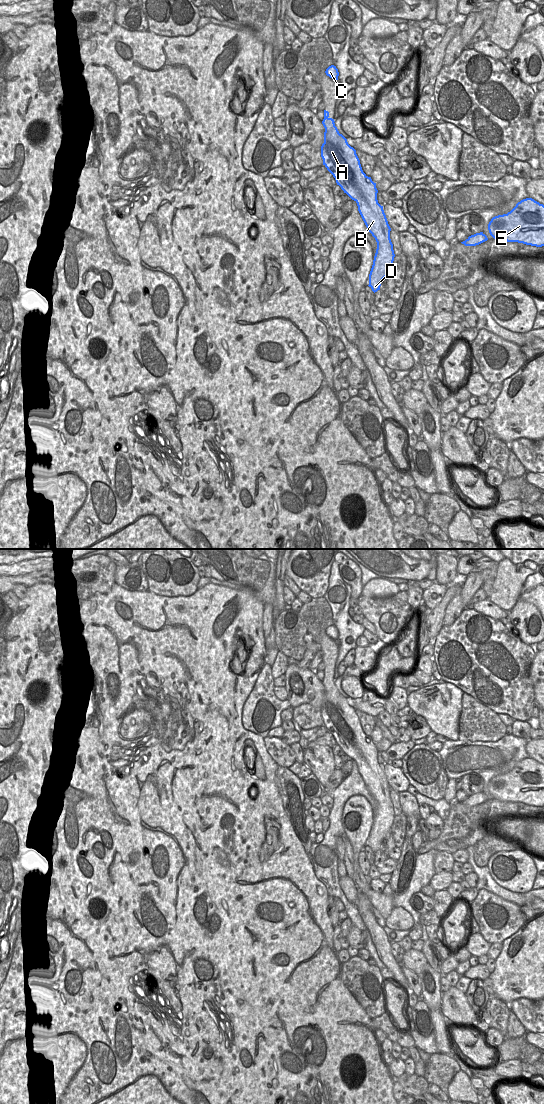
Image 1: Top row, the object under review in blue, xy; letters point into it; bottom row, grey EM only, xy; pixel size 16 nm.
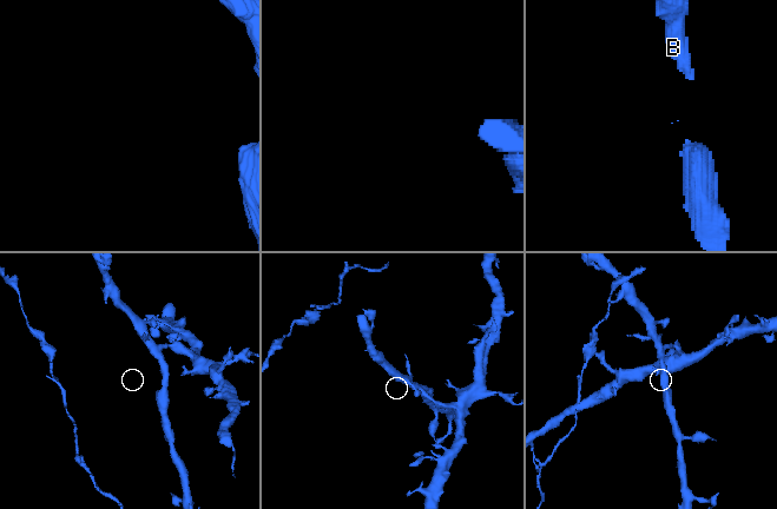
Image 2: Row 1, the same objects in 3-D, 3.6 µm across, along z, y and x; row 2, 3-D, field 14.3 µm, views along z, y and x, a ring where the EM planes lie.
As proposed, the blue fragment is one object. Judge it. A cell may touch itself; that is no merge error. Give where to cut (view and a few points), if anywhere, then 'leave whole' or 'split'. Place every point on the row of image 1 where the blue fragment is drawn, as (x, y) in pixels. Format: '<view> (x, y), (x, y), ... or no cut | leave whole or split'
no cut | leave whole

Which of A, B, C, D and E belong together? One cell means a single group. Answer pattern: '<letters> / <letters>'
A B C D E

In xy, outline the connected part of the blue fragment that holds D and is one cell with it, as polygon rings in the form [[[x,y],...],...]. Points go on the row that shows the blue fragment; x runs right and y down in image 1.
[[[324,110],[322,124],[325,128],[321,146],[323,165],[333,175],[337,185],[357,203],[358,211],[377,242],[373,265],[369,274],[369,287],[375,293],[380,290],[383,279],[391,273],[394,261],[391,228],[383,206],[378,203],[376,183],[362,170],[356,150],[339,133],[334,119]]]

